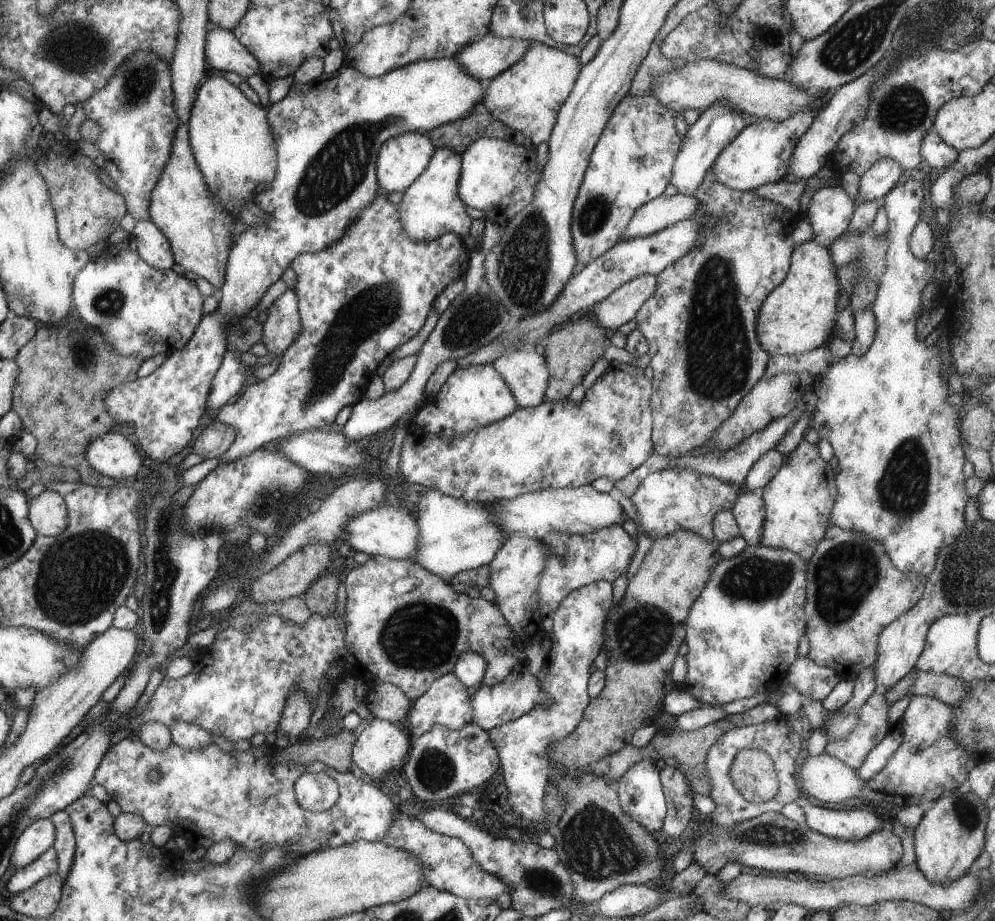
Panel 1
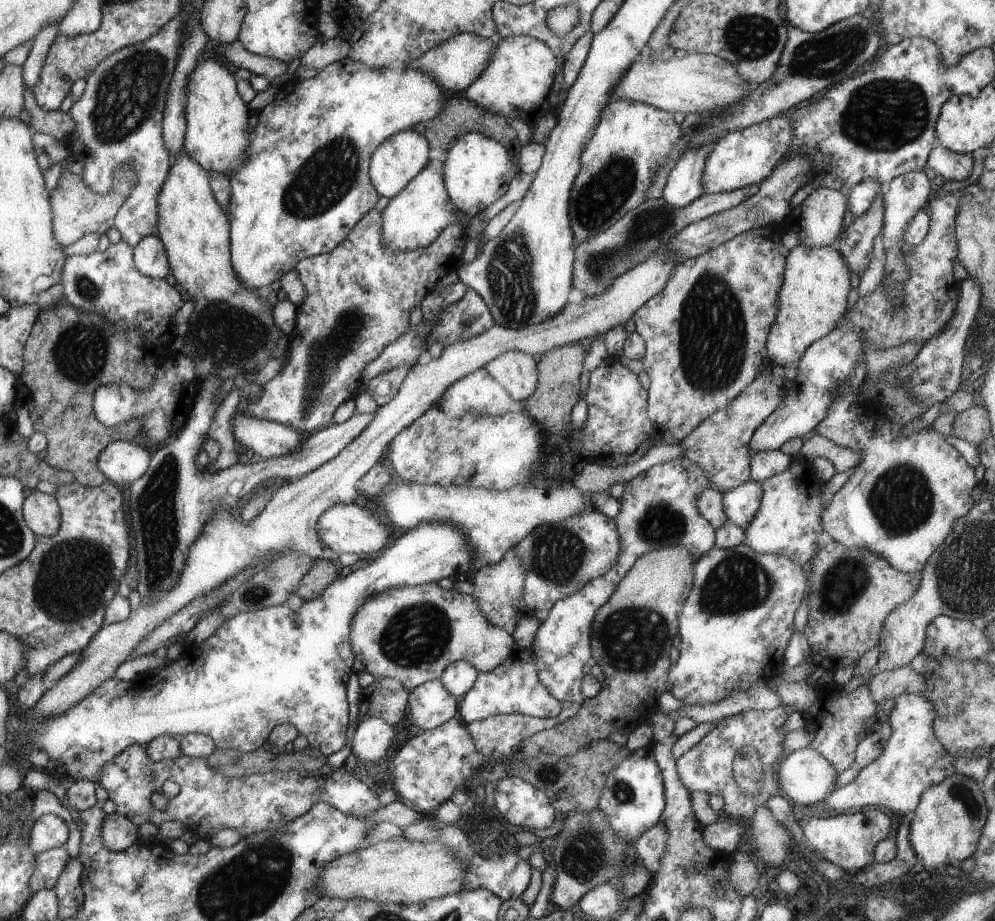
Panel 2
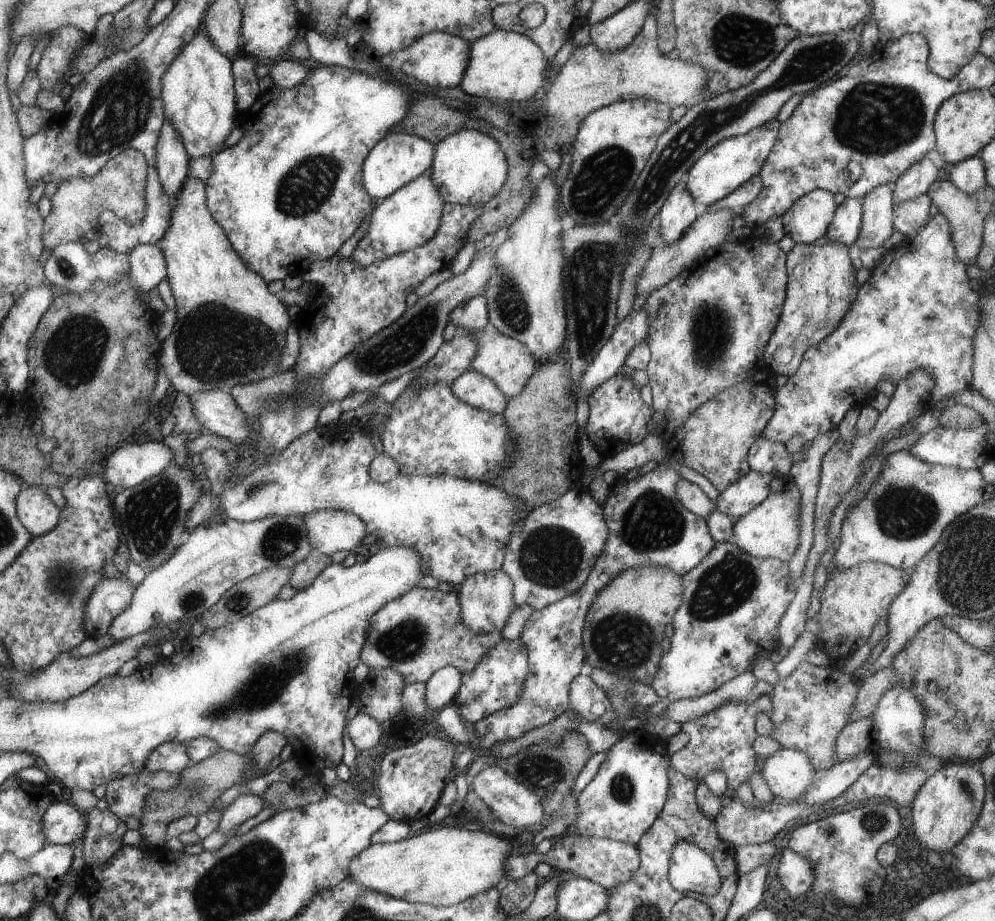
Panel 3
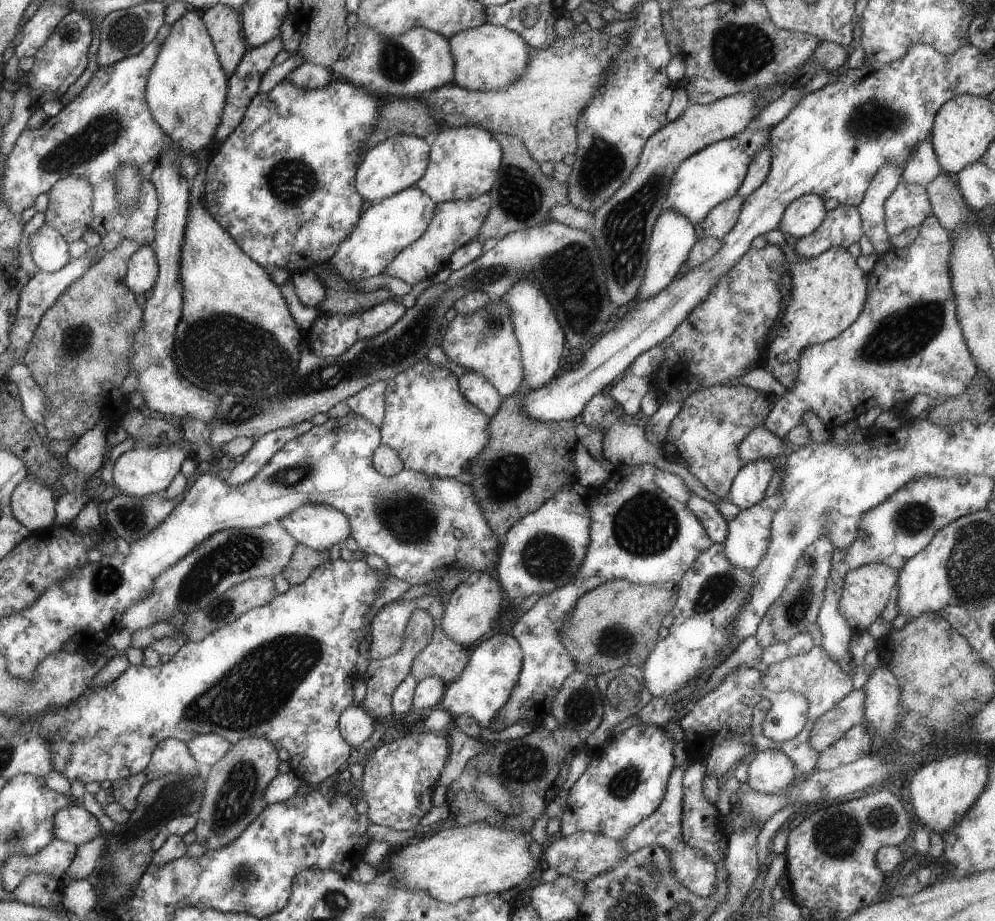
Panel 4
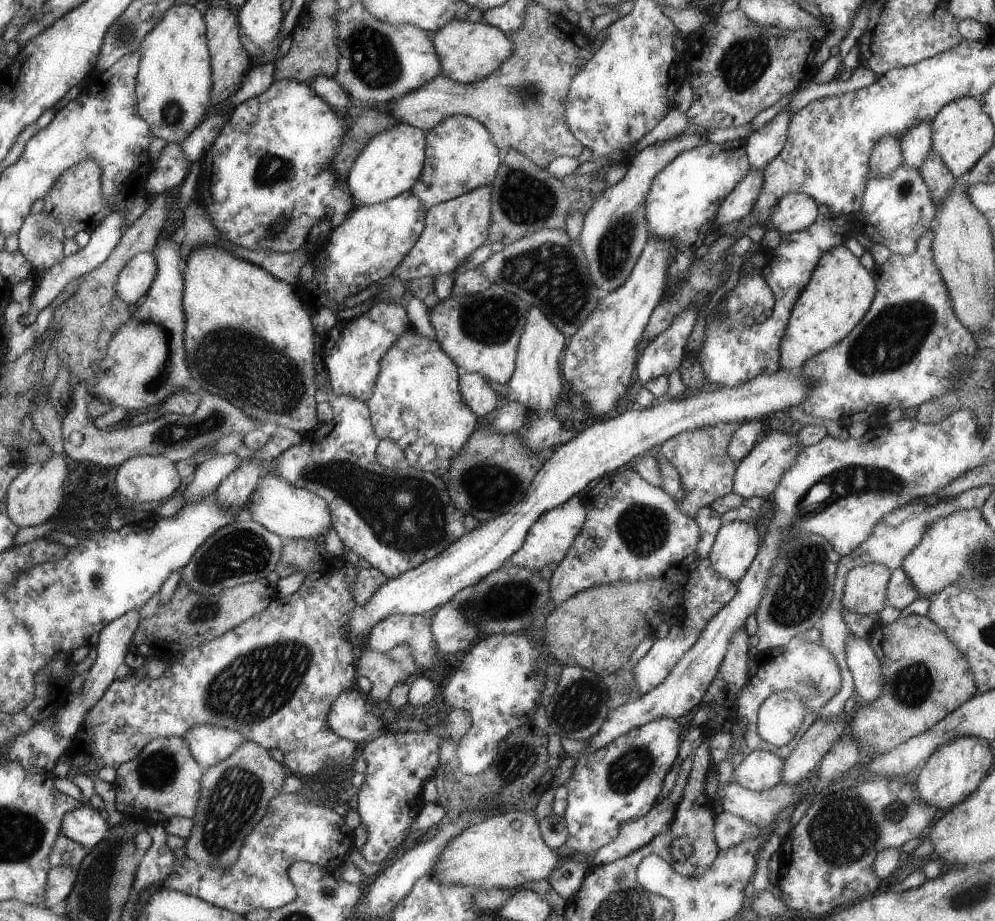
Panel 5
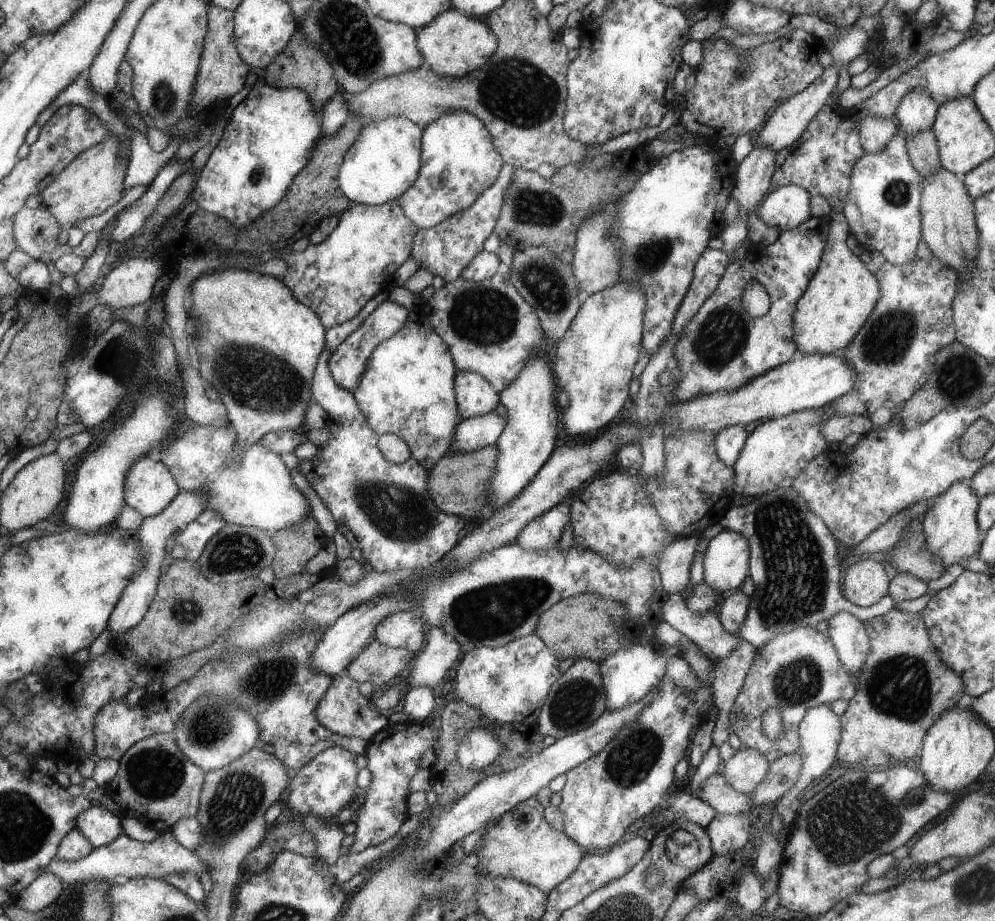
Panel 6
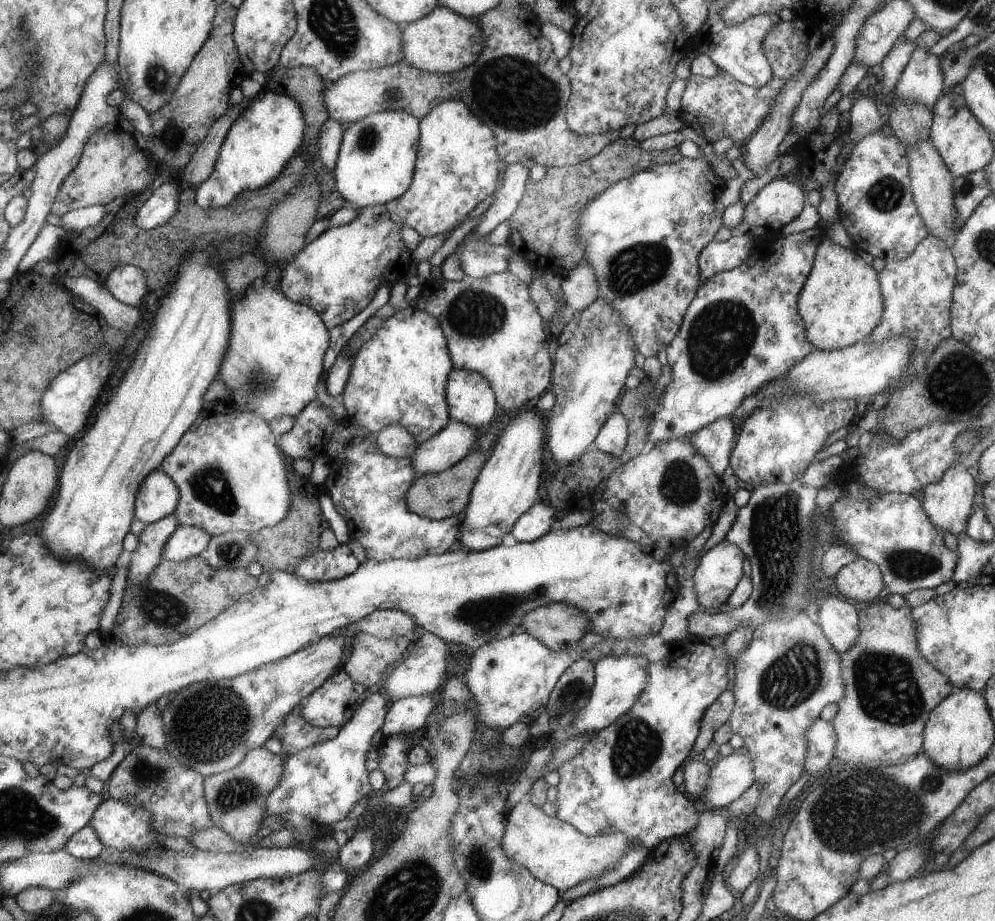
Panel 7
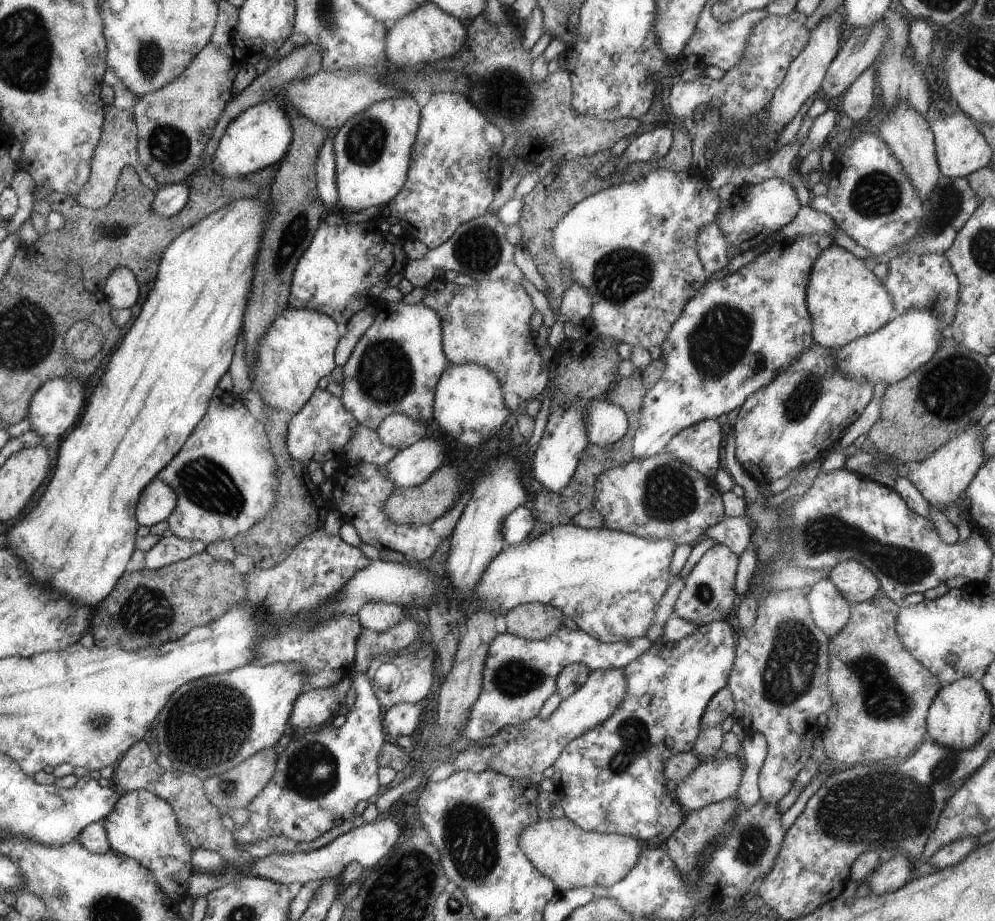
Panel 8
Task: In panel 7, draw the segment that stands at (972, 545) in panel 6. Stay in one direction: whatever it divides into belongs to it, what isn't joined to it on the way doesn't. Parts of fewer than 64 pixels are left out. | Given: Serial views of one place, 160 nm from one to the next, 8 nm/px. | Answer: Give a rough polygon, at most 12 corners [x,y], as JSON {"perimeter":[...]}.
{"perimeter":[[965,466],[925,487],[929,521],[959,537],[975,509],[976,484]]}

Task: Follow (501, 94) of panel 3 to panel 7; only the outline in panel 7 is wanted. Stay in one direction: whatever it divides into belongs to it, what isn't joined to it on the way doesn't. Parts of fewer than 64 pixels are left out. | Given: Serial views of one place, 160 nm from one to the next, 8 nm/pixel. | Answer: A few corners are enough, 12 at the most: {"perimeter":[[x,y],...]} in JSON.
{"perimeter":[[440,6],[402,27],[404,61],[435,76],[476,62],[477,21]]}

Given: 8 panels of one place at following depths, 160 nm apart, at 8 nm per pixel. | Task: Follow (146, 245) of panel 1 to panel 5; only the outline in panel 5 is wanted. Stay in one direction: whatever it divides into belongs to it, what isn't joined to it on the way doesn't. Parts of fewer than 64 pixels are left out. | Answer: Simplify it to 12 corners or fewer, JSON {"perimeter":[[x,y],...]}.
{"perimeter":[[139,253],[116,278],[115,291],[128,306],[149,292],[158,262]]}

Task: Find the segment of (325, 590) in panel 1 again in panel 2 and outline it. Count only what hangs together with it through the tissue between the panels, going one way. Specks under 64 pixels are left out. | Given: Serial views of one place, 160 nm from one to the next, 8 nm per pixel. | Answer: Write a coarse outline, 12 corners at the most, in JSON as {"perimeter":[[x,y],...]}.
{"perimeter":[[327,555],[316,559],[297,592],[318,598],[340,576]]}

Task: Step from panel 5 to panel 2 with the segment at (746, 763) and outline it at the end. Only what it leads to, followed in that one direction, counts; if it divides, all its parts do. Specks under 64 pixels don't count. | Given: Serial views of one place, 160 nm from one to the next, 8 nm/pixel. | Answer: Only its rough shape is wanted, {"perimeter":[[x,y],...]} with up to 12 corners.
{"perimeter":[[810,746],[785,755],[781,794],[795,807],[824,801],[840,774]]}

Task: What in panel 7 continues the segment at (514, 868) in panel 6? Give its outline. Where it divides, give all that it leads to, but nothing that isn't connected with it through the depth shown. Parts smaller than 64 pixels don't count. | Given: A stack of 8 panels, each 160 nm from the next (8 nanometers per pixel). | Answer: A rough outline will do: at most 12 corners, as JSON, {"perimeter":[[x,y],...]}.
{"perimeter":[[529,799],[507,814],[509,861],[559,892],[611,869],[632,844],[589,837]]}

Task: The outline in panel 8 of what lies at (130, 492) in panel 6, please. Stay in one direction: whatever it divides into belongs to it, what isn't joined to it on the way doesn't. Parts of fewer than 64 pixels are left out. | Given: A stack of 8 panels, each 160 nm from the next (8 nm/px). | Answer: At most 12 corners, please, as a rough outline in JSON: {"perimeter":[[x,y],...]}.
{"perimeter":[[158,476],[139,498],[136,518],[150,528],[166,521],[178,494]]}

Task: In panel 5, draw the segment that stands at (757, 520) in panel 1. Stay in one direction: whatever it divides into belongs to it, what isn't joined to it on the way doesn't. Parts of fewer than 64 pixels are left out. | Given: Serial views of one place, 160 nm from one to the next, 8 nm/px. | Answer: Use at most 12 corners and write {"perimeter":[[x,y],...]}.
{"perimeter":[[779,430],[737,464],[732,493],[770,500],[804,450]]}

